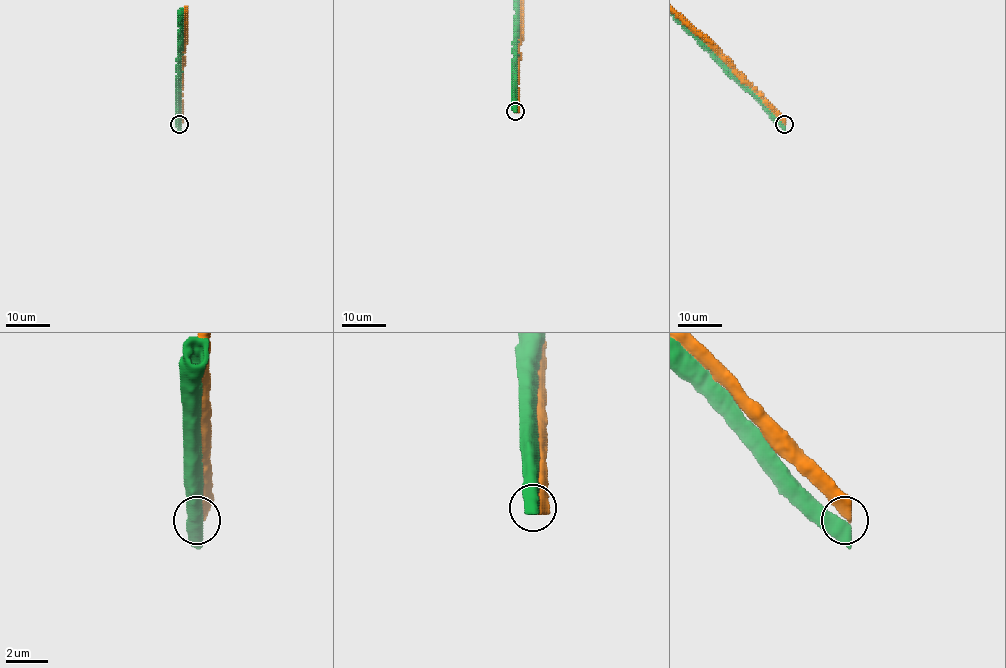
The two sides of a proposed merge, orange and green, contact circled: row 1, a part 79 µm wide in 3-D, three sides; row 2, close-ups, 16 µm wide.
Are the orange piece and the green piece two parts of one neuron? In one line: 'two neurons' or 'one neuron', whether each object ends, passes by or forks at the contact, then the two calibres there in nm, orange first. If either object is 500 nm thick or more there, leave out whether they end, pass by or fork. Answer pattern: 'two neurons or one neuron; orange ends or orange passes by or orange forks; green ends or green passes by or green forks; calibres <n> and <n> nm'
two neurons; calibres 550 and 480 nm

